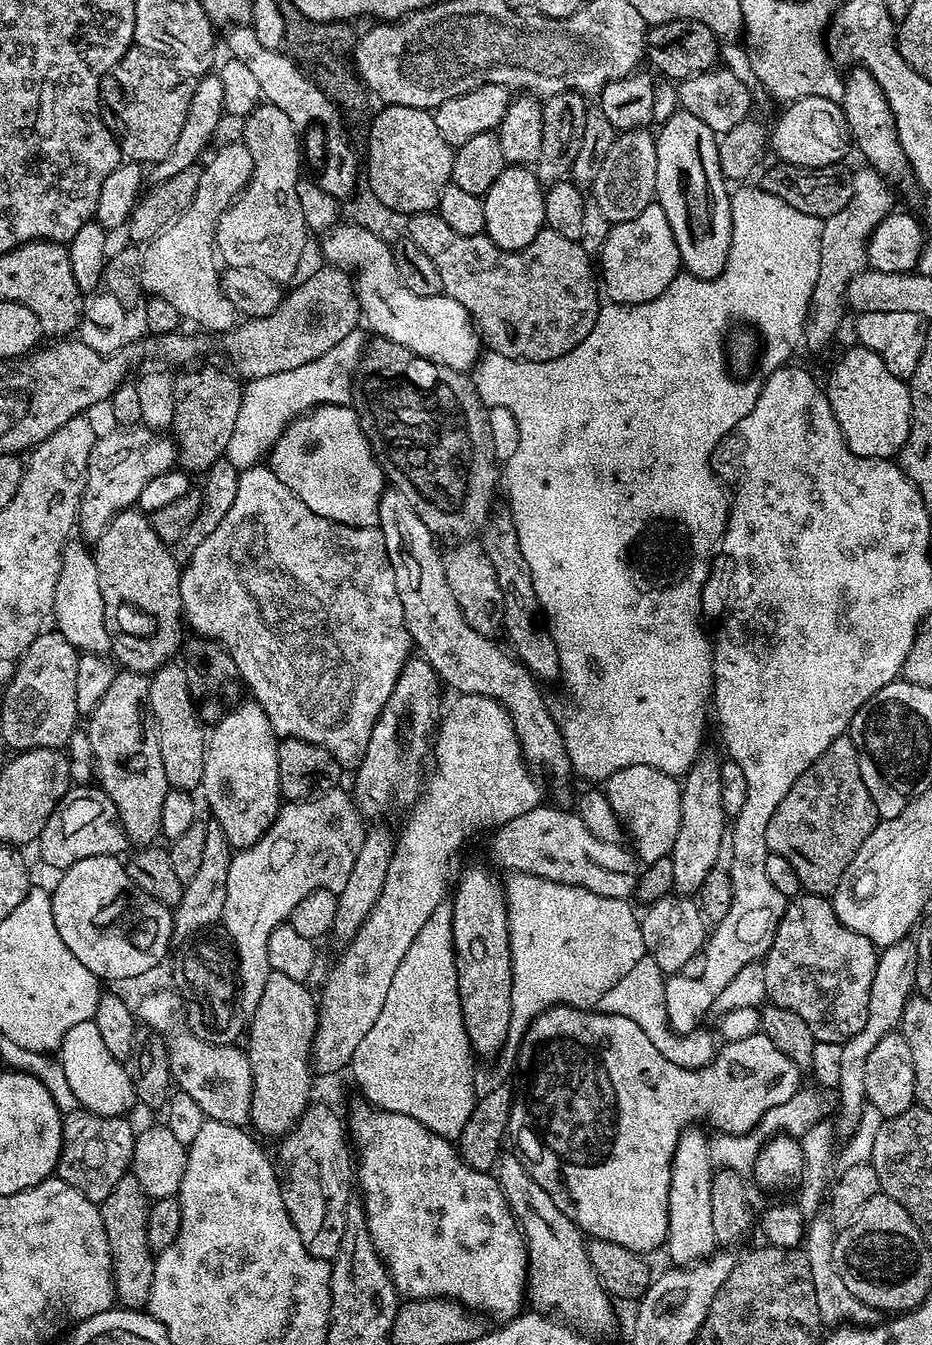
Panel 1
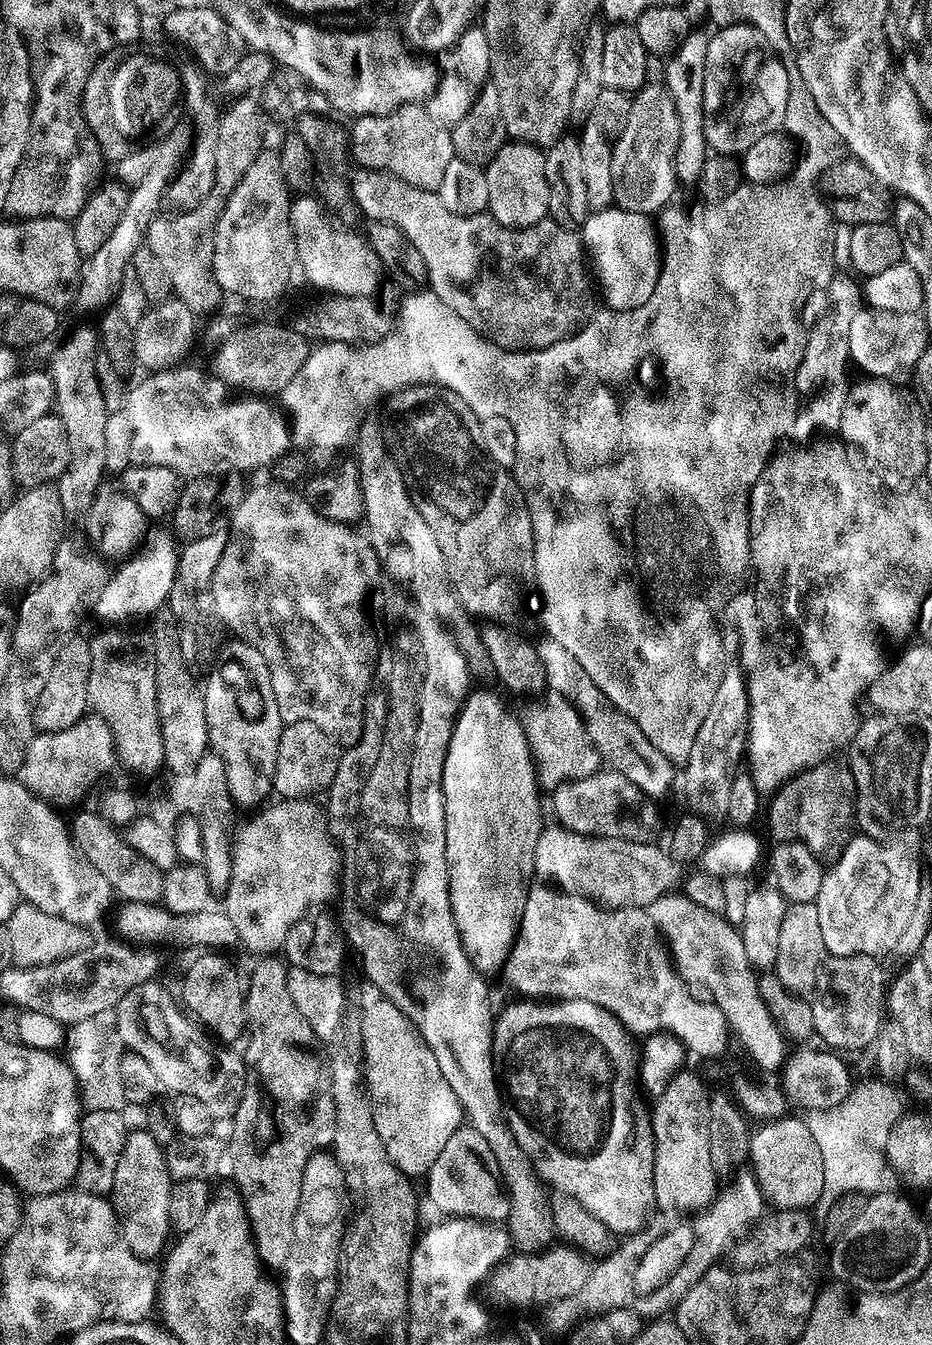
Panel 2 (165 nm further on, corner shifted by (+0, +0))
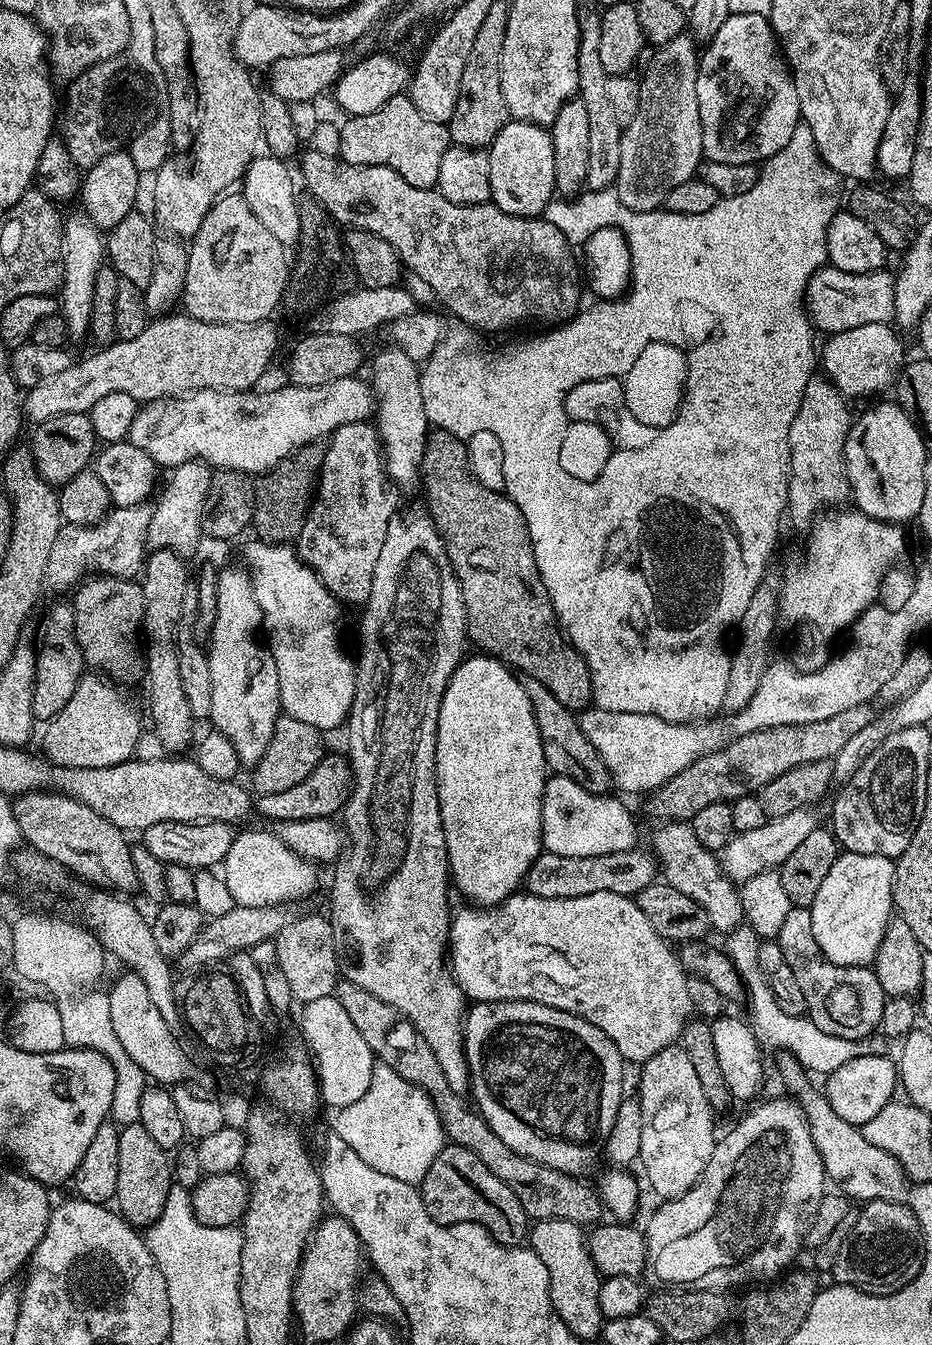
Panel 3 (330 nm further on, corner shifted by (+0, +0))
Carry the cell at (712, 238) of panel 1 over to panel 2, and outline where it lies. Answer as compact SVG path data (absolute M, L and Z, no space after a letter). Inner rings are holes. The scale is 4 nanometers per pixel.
M689 31L671 56L667 57L663 85L667 88L678 112L678 148L676 150L676 179L681 185L699 185L704 159L710 155L704 141L704 107L702 106L702 78L706 64L706 46L709 33Z

